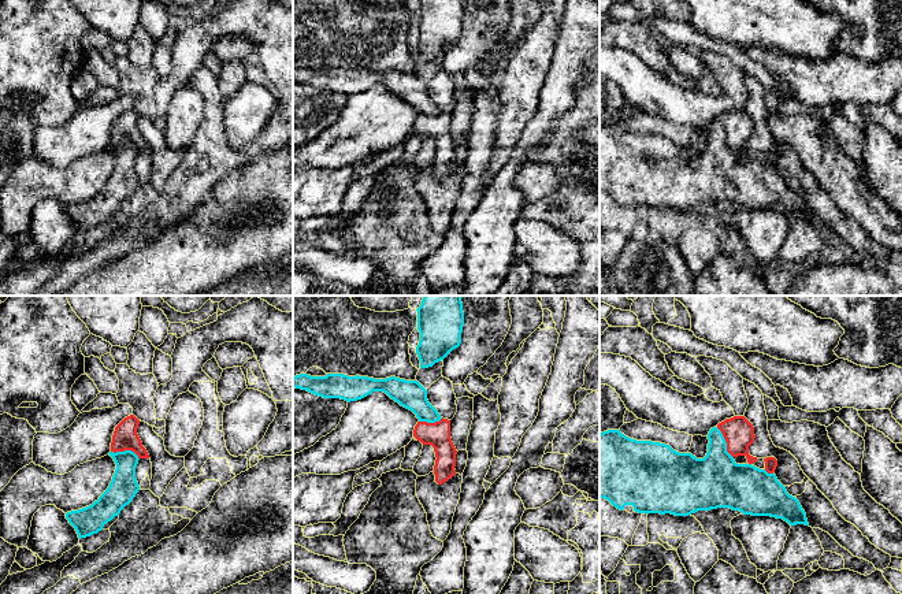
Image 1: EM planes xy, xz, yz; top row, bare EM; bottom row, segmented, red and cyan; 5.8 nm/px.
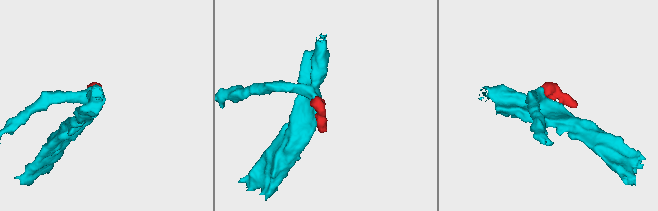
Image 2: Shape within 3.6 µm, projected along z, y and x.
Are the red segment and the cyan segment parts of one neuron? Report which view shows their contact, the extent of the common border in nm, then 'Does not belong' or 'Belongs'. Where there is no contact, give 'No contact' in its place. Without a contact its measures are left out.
Touches red in yz. Shared border 200 nm. Does not belong

